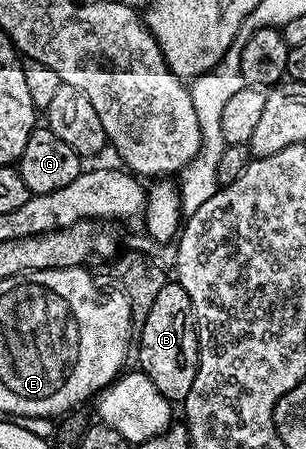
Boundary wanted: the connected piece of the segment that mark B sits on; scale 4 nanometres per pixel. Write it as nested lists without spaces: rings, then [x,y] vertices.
[[[167,283],[150,308],[145,326],[138,336],[141,347],[139,368],[155,383],[167,401],[183,402],[194,387],[194,375],[198,371],[200,344],[196,334],[196,316],[192,313],[190,295],[179,283]]]

